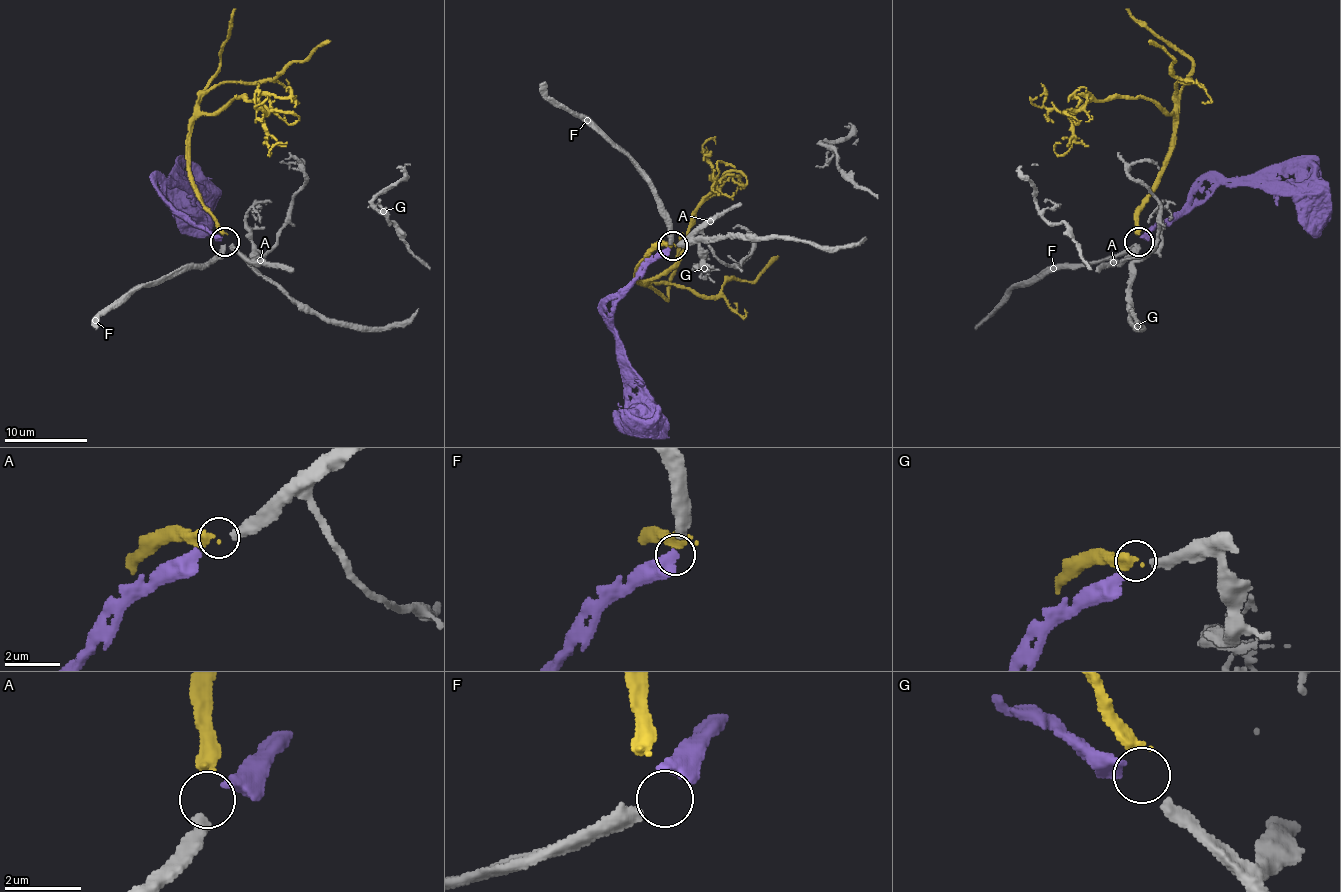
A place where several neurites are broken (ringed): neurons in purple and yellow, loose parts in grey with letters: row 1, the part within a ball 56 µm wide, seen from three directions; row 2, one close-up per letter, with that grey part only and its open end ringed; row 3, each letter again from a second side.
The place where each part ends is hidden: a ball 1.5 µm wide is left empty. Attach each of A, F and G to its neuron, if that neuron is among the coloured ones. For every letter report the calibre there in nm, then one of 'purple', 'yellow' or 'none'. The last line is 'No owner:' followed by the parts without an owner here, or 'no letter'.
A: 320 nm thick; yellow
F: 400 nm thick; purple
G: 320 nm thick; none
No owner: G

